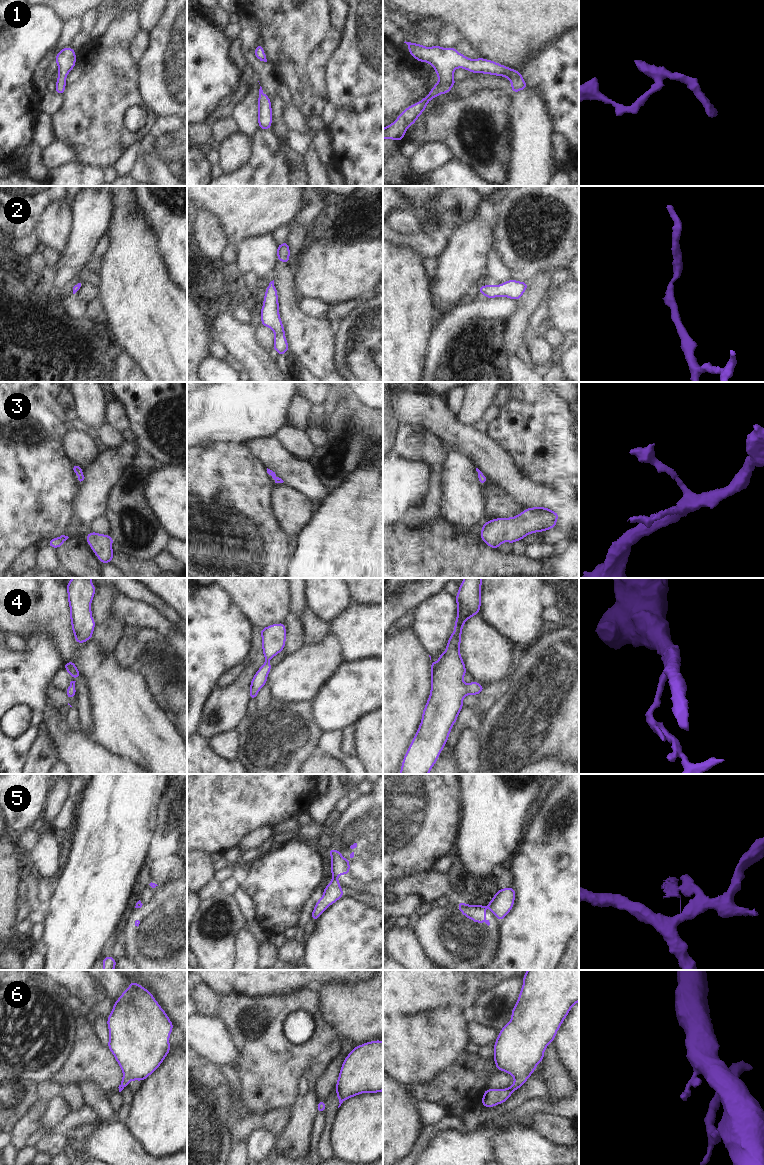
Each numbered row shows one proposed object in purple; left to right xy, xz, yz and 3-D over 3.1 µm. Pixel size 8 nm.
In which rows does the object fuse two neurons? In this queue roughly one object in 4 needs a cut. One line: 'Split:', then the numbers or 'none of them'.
Split: 5.

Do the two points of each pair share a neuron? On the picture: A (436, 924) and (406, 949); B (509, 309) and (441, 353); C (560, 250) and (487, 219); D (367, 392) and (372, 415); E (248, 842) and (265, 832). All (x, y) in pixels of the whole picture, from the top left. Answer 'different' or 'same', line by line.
A: different
B: same
C: different
D: different
E: same

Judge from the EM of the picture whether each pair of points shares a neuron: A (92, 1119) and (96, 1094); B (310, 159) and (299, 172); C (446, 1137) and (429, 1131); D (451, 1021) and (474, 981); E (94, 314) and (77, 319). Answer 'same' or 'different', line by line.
A: different
B: different
C: different
D: different
E: different

